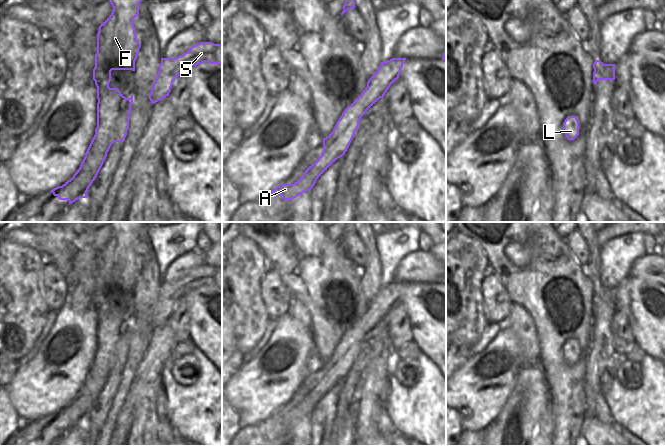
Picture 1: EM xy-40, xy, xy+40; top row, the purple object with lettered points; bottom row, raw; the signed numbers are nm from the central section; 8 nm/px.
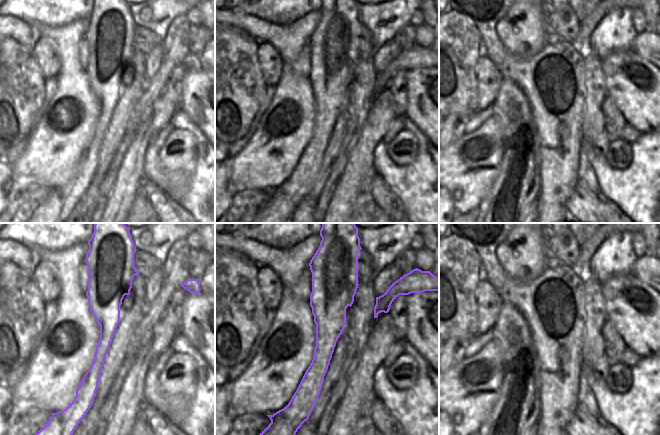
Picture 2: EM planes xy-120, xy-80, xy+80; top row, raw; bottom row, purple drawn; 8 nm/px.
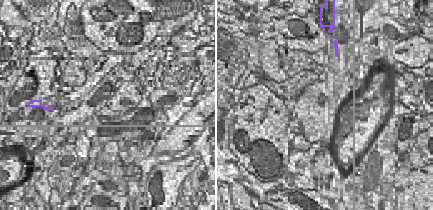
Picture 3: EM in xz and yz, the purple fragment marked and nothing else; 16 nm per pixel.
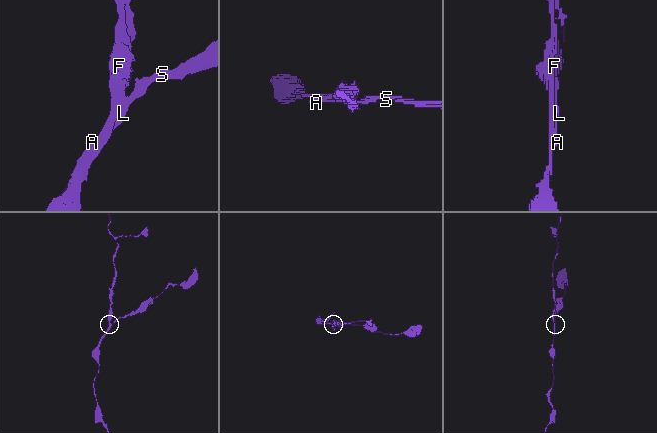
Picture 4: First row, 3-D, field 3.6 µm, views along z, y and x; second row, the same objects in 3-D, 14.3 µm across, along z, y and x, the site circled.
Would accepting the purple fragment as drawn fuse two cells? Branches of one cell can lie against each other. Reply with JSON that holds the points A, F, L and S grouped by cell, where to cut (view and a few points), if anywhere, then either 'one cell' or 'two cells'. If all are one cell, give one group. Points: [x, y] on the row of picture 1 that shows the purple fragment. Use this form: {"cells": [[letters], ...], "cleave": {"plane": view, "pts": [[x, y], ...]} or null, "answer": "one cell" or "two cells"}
{"cells": [["A", "F", "L"], ["S"]], "cleave": {"plane": "xy", "pts": [[354, 101], [363, 104], [367, 109]]}, "answer": "two cells"}

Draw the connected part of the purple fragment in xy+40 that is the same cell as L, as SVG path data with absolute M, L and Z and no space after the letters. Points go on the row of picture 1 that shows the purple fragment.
M568 116L565 119L563 131L568 140L574 140L579 135L579 121L576 116Z

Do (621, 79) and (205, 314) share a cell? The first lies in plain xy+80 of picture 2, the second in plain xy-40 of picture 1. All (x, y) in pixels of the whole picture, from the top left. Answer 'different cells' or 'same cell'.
same cell

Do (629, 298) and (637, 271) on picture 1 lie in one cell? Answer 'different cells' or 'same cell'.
different cells

